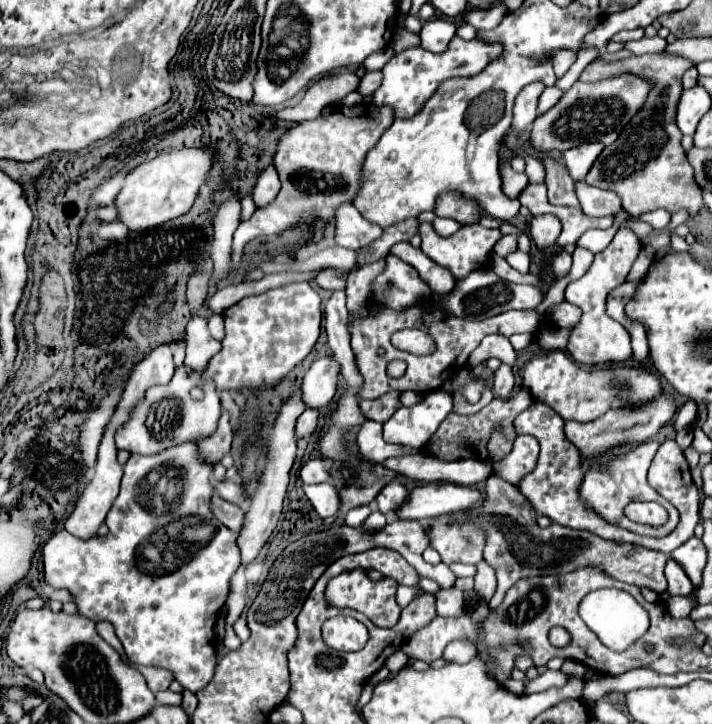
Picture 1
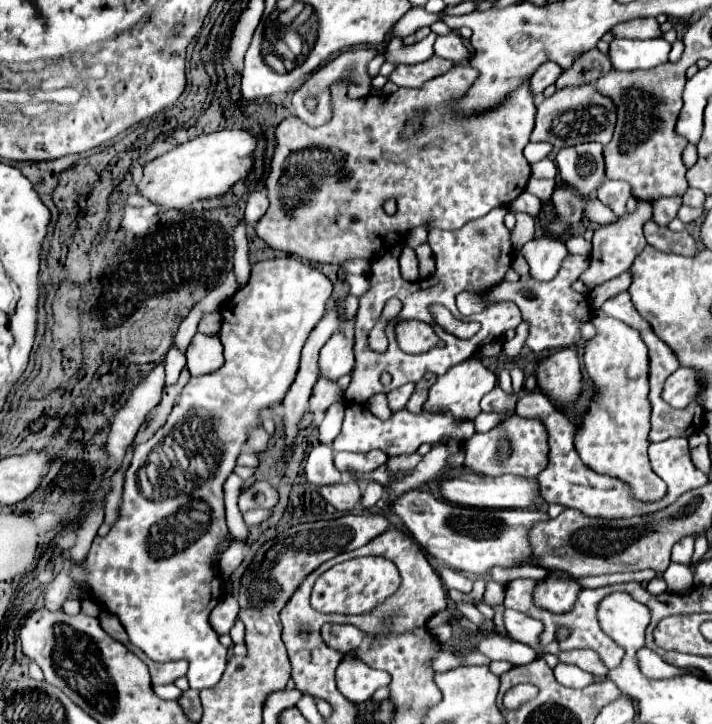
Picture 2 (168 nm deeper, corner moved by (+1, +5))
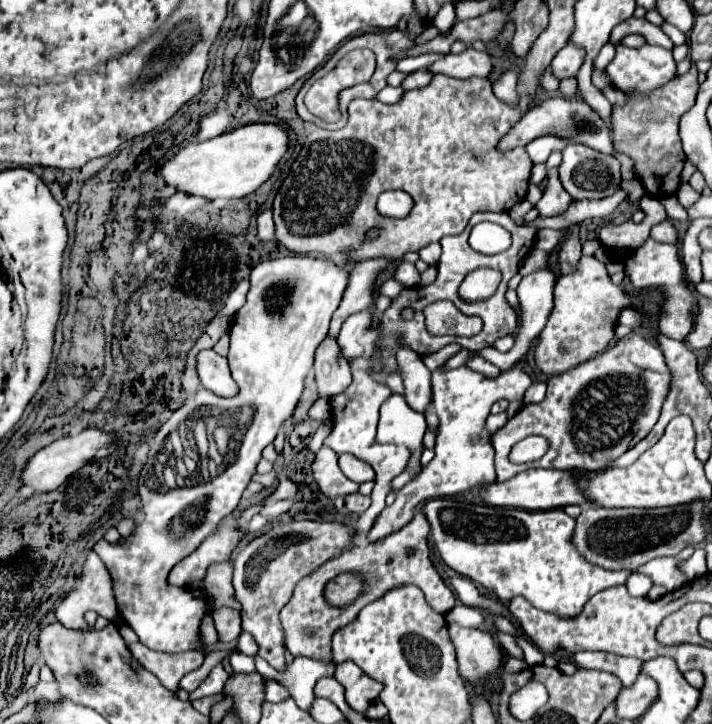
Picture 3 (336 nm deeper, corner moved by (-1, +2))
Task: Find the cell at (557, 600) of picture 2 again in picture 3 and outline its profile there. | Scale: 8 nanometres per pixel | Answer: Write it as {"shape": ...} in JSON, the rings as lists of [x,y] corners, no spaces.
{"shape":[[[432,499],[424,505],[424,513],[432,527],[434,545],[444,563],[460,575],[494,591],[500,601],[510,601],[520,595],[542,611],[574,617],[592,595],[616,585],[626,585],[626,579],[632,573],[648,575],[652,585],[666,587],[666,591],[682,589],[688,583],[678,565],[694,553],[692,547],[675,557],[653,559],[634,571],[610,571],[590,565],[572,543],[576,519],[562,509],[524,511],[462,503],[454,499]]]}

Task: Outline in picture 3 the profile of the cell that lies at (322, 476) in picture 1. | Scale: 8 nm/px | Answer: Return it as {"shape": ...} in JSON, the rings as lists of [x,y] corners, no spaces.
{"shape":[[[322,447],[316,453],[316,459],[312,463],[312,471],[314,471],[314,479],[320,487],[320,491],[334,499],[338,495],[350,495],[358,491],[358,483],[350,481],[338,467],[338,455],[334,451],[330,451],[328,447]]]}

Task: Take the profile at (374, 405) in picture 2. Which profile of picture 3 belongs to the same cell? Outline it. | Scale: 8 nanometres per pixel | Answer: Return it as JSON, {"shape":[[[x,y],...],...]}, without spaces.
{"shape":[[[392,395],[380,407],[380,423],[378,423],[378,441],[394,441],[410,449],[412,457],[406,469],[394,479],[394,489],[402,489],[408,481],[412,481],[420,471],[420,455],[424,451],[422,437],[426,433],[426,419],[424,413],[418,413],[408,407],[404,397]]]}

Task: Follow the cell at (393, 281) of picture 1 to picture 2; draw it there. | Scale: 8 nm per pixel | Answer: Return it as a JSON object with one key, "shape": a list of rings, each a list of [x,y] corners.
{"shape":[[[404,248],[402,254],[400,254],[400,274],[404,280],[418,280],[420,274],[418,274],[418,260],[416,260],[416,254],[412,248]]]}

